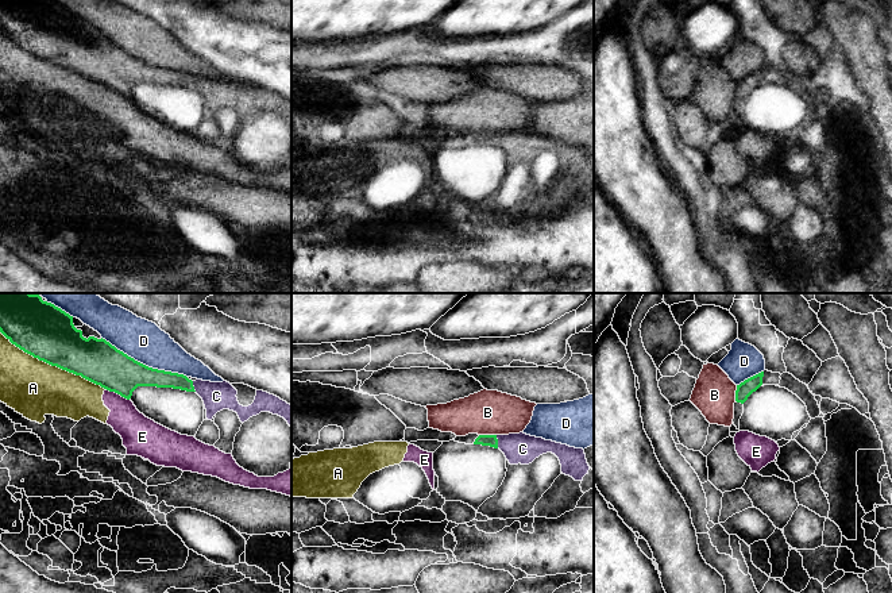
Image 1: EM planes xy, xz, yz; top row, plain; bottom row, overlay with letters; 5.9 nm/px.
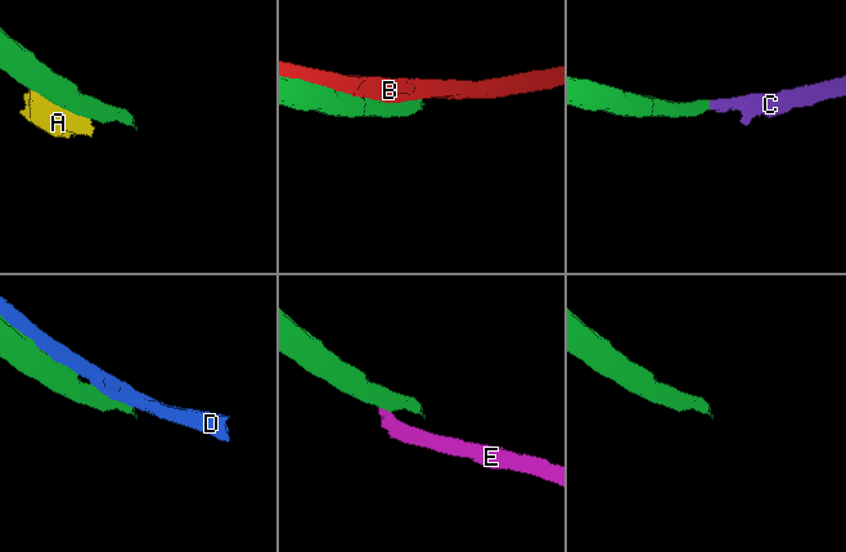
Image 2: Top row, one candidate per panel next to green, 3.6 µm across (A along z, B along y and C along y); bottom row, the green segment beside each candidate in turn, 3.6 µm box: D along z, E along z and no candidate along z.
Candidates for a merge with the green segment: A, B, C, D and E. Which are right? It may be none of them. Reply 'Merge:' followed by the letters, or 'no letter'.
Merge: C

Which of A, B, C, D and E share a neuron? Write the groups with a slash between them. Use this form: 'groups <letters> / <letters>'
groups A E / B / C / D

